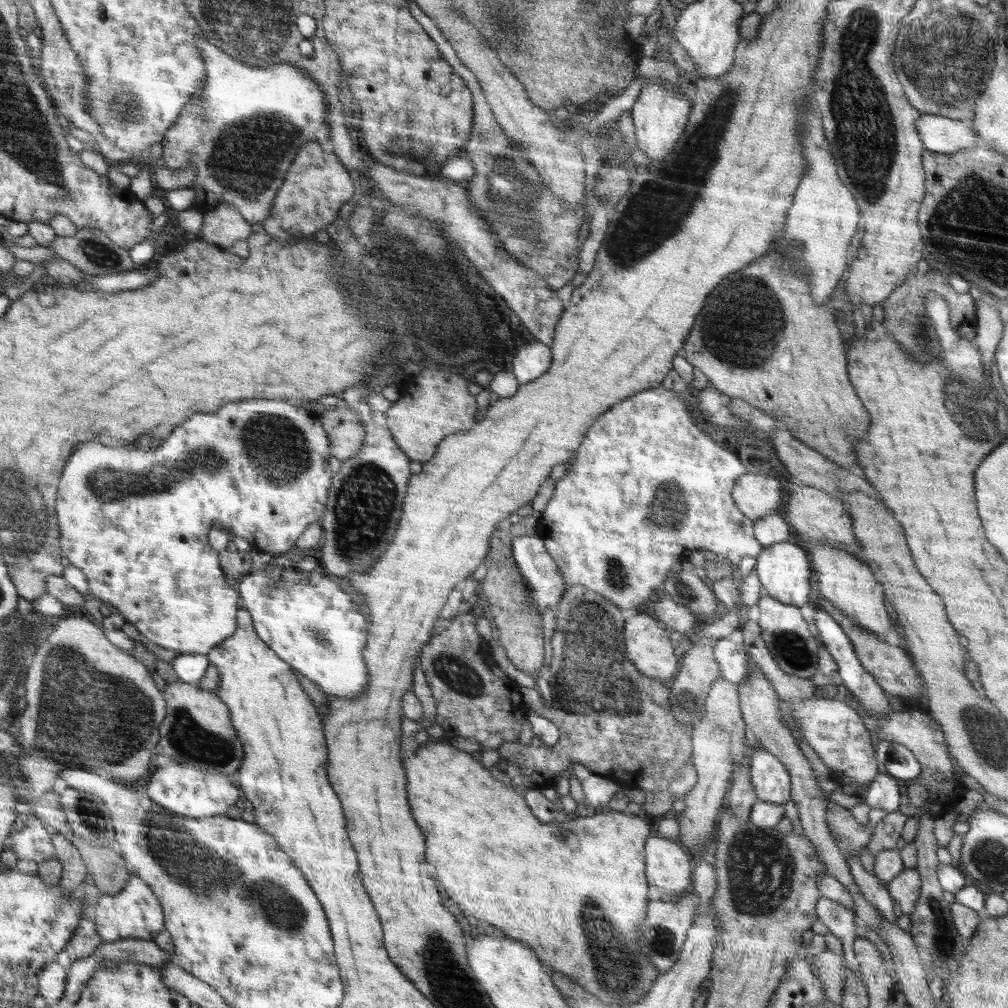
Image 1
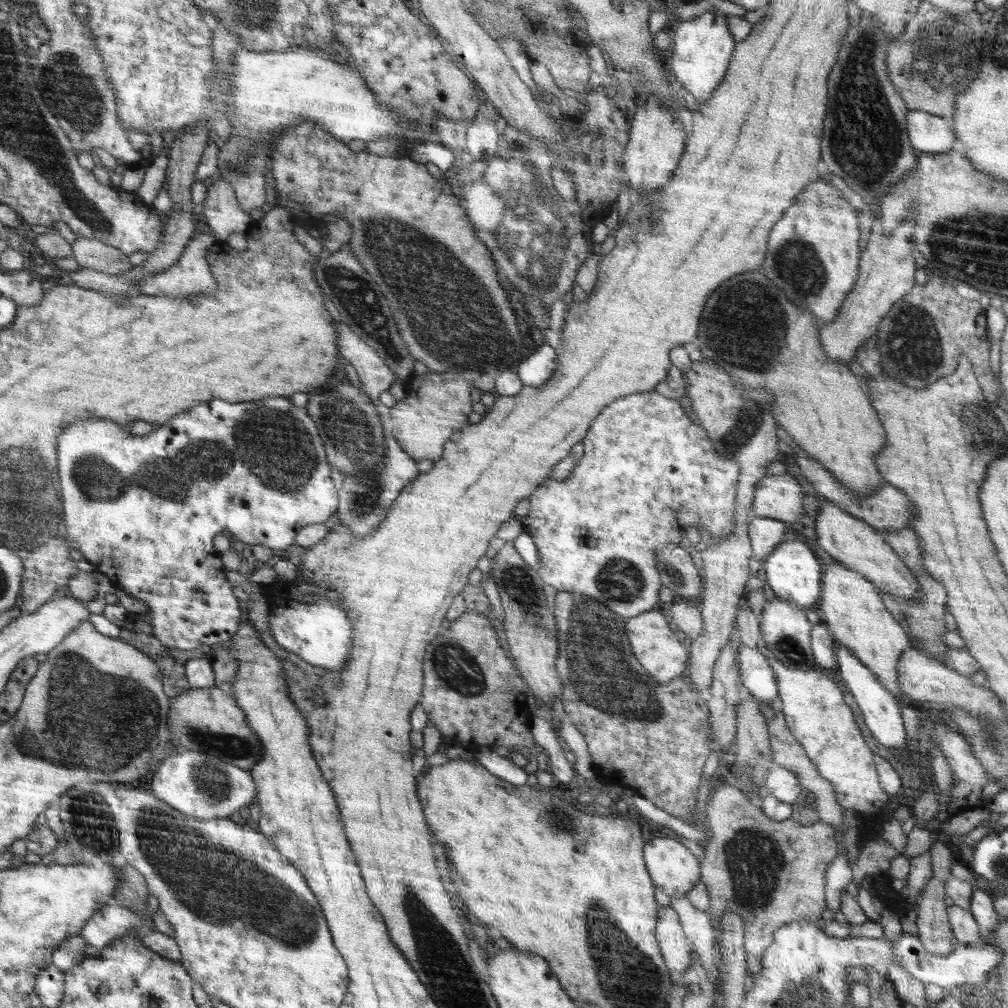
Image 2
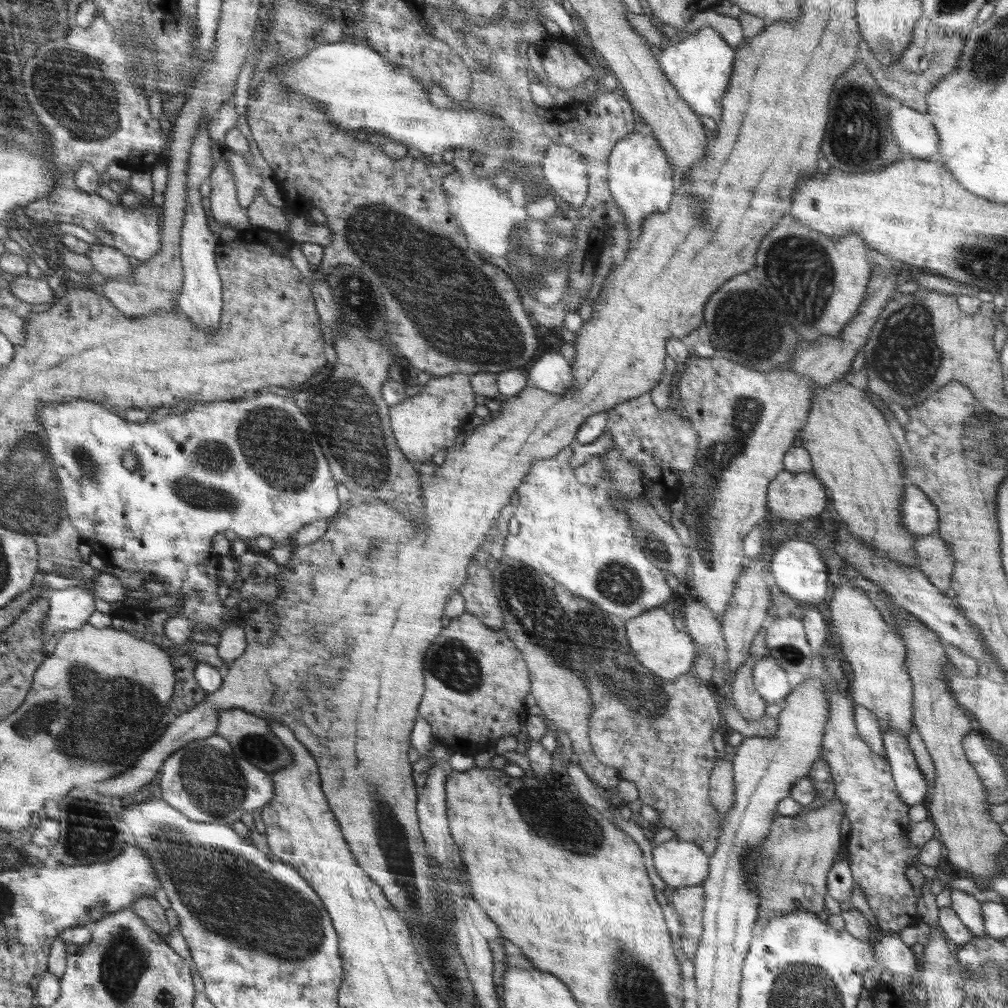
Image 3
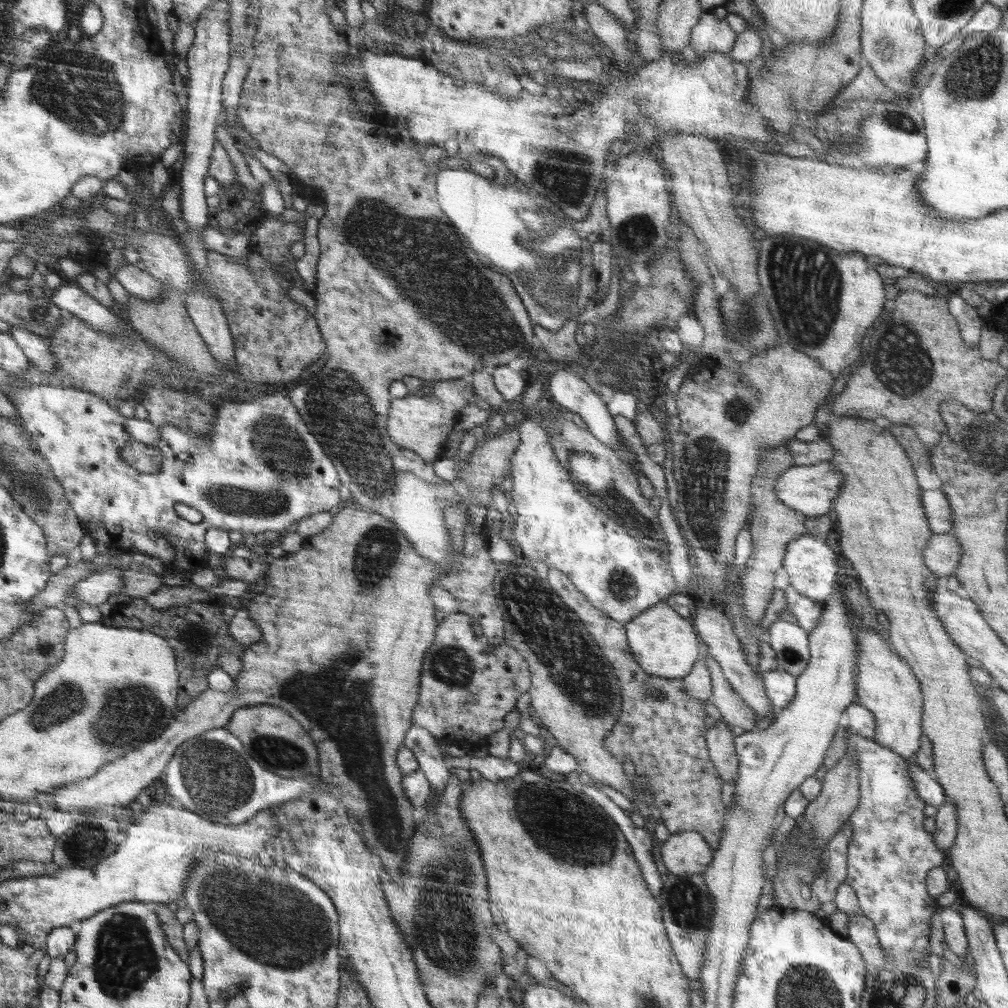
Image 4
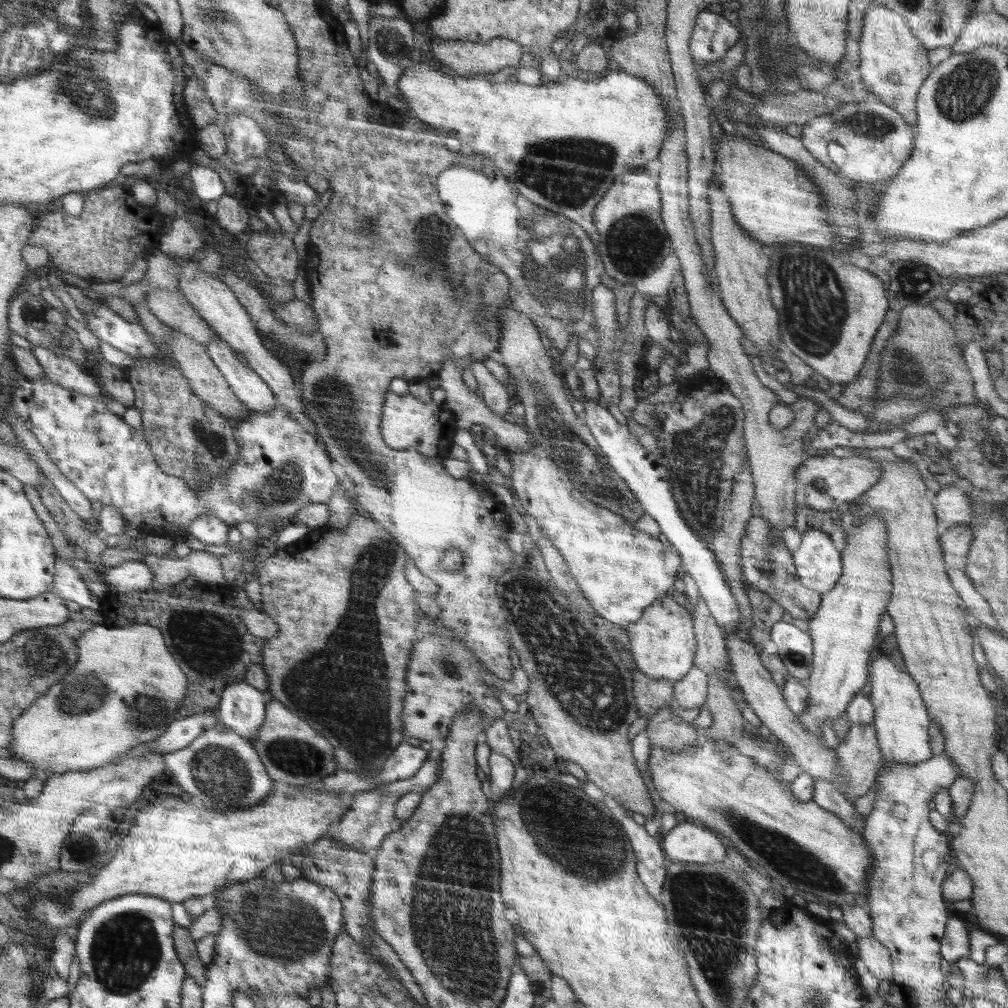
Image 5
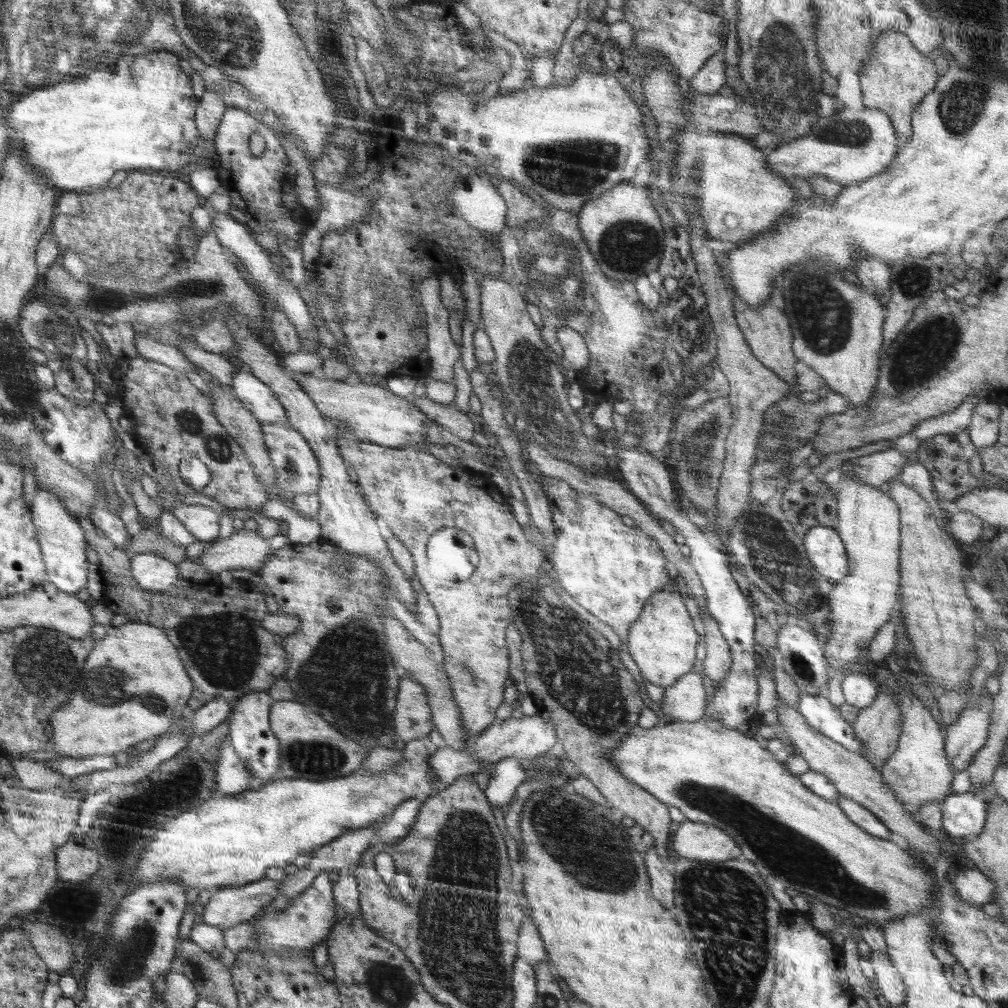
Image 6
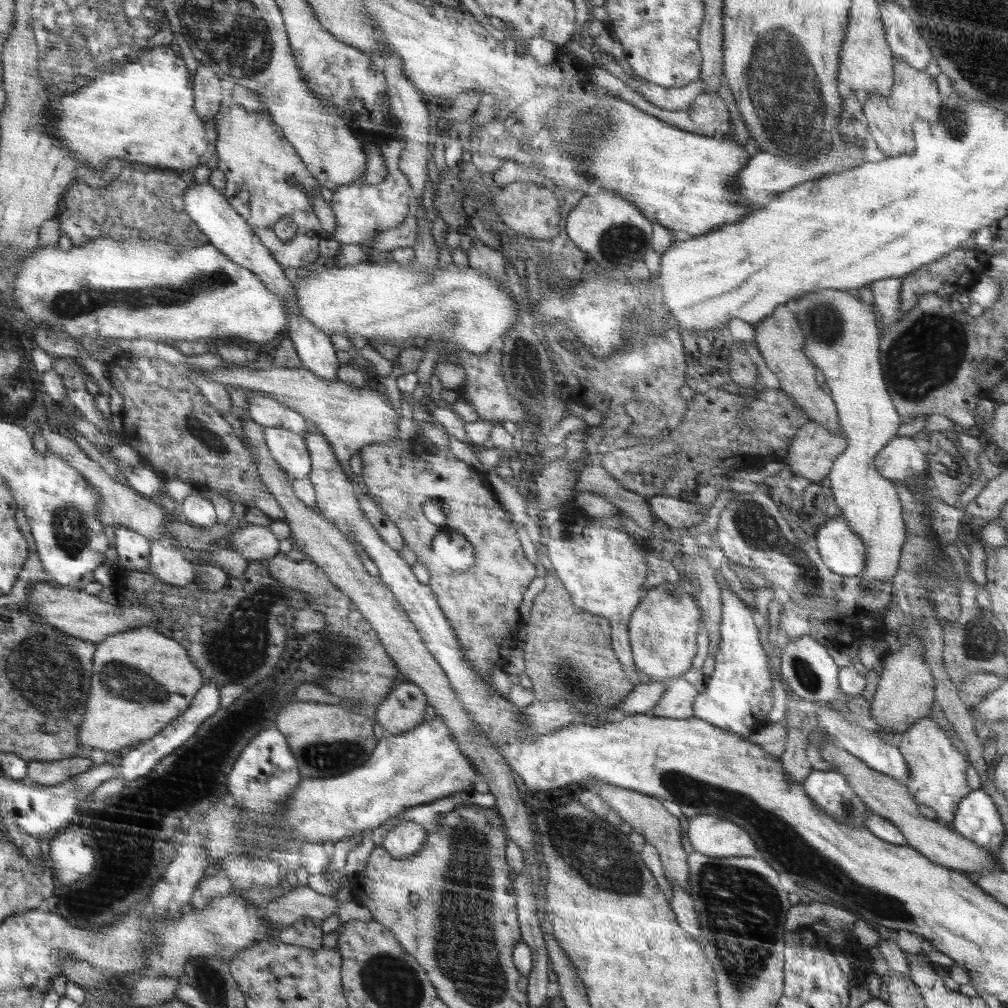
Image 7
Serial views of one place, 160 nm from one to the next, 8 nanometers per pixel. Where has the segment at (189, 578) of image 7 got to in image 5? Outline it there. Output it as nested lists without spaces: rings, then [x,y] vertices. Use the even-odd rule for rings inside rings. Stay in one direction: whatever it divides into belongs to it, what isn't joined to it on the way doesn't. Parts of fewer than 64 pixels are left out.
[[[142,560],[126,561],[120,566],[112,566],[104,574],[104,582],[109,590],[132,592],[151,586],[152,571]]]

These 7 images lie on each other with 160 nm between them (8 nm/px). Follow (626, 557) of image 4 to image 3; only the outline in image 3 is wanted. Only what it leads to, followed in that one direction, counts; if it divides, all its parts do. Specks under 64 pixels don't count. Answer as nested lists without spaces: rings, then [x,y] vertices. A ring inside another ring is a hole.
[[[564,448],[552,458],[537,460],[532,464],[526,480],[522,480],[522,488],[518,488],[518,505],[514,511],[514,518],[519,522],[519,533],[506,537],[502,548],[504,556],[537,568],[538,572],[563,584],[576,596],[593,601],[608,614],[621,616],[622,620],[636,618],[646,610],[666,605],[673,594],[666,583],[666,574],[654,566],[644,551],[640,550],[627,512],[617,509],[616,504],[611,503],[609,486],[598,483],[590,487],[577,480],[574,470],[568,466],[568,460],[574,454],[570,450]]]

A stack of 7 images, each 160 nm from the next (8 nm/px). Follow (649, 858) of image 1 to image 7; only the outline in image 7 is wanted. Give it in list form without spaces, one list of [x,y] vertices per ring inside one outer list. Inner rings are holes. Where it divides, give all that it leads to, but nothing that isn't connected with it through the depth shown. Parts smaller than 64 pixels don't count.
[[[712,814],[687,820],[686,838],[689,849],[706,856],[758,856],[753,840],[744,828]]]

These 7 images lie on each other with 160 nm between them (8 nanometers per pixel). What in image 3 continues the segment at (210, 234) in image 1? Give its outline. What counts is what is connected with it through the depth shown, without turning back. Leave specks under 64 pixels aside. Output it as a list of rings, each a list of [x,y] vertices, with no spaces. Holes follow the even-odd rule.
[[[225,157],[214,164],[207,182],[211,186],[210,210],[214,220],[243,232],[250,226],[251,218],[247,210],[237,202],[237,187]]]

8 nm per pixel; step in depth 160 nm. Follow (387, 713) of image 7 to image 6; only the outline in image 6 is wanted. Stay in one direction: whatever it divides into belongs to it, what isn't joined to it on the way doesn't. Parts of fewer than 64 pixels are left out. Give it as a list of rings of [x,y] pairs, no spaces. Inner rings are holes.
[[[403,676],[401,680],[401,692],[398,692],[393,722],[398,738],[404,742],[425,739],[436,728],[429,694],[422,684],[408,676]]]

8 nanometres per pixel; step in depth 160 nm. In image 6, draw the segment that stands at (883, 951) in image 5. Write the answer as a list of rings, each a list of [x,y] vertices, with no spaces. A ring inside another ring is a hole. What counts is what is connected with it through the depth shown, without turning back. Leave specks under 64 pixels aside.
[[[875,950],[871,952],[869,961],[874,969],[876,987],[891,1006],[905,1004],[906,985],[902,982],[895,966],[892,966],[887,953]]]

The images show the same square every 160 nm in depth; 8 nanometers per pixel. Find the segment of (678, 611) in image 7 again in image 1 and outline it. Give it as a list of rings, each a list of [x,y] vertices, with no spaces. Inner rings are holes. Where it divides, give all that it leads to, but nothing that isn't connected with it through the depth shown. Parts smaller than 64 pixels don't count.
[[[638,614],[626,622],[626,649],[630,661],[645,676],[670,678],[678,672],[678,660],[668,630],[656,618]]]

